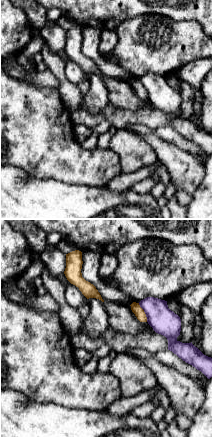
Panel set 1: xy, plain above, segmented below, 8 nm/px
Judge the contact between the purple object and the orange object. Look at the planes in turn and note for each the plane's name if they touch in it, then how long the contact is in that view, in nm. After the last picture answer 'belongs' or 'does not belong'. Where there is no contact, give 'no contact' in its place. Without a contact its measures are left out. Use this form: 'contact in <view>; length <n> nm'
contact in xy; length 170 nm

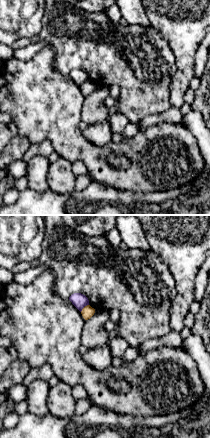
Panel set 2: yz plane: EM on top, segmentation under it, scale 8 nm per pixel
contact in yz; length 90 nm

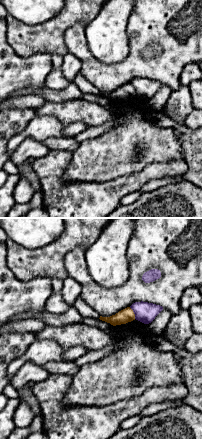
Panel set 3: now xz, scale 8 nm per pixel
contact in xz; length 110 nm

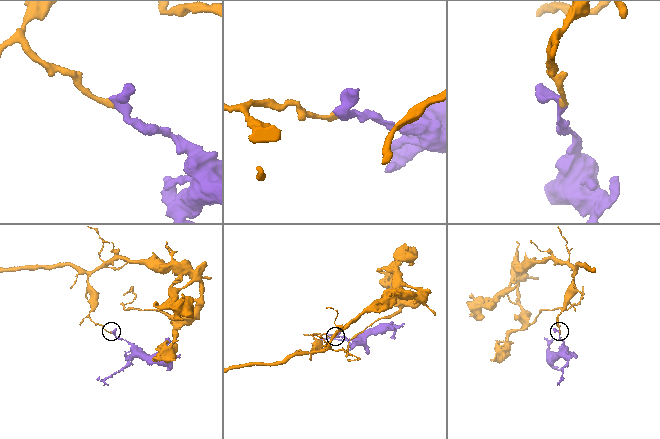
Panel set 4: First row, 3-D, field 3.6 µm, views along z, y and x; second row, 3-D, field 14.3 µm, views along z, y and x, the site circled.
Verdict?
does not belong

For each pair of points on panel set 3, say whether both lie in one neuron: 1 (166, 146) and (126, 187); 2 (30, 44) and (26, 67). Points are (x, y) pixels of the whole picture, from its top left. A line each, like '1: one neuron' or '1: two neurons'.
1: two neurons
2: two neurons

